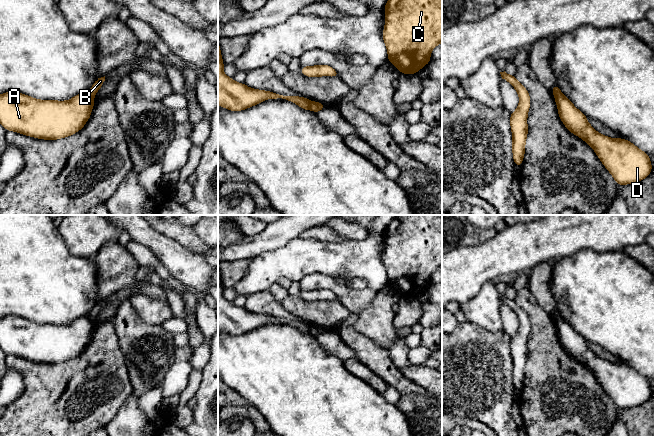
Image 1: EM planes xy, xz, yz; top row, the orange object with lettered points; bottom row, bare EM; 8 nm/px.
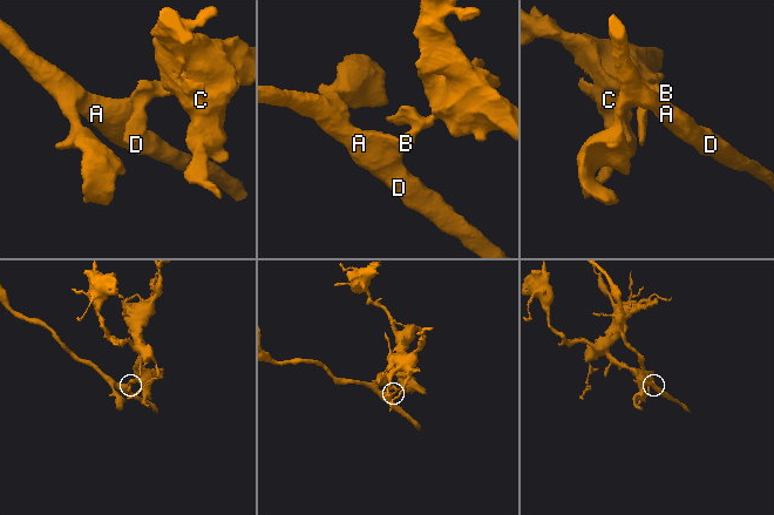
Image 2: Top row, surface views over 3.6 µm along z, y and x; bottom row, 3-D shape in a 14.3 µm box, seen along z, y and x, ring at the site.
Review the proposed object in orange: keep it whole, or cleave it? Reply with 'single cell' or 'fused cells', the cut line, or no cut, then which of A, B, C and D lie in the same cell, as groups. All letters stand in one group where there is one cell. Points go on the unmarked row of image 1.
fused cells | xz (309, 325), (311, 333) | A D / B C

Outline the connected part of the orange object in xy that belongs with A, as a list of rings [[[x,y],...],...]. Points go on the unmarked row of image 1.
[[[6,316],[0,318],[0,348],[6,355],[57,364],[81,354],[93,331],[94,323],[88,317],[79,317],[67,325],[56,325]]]

